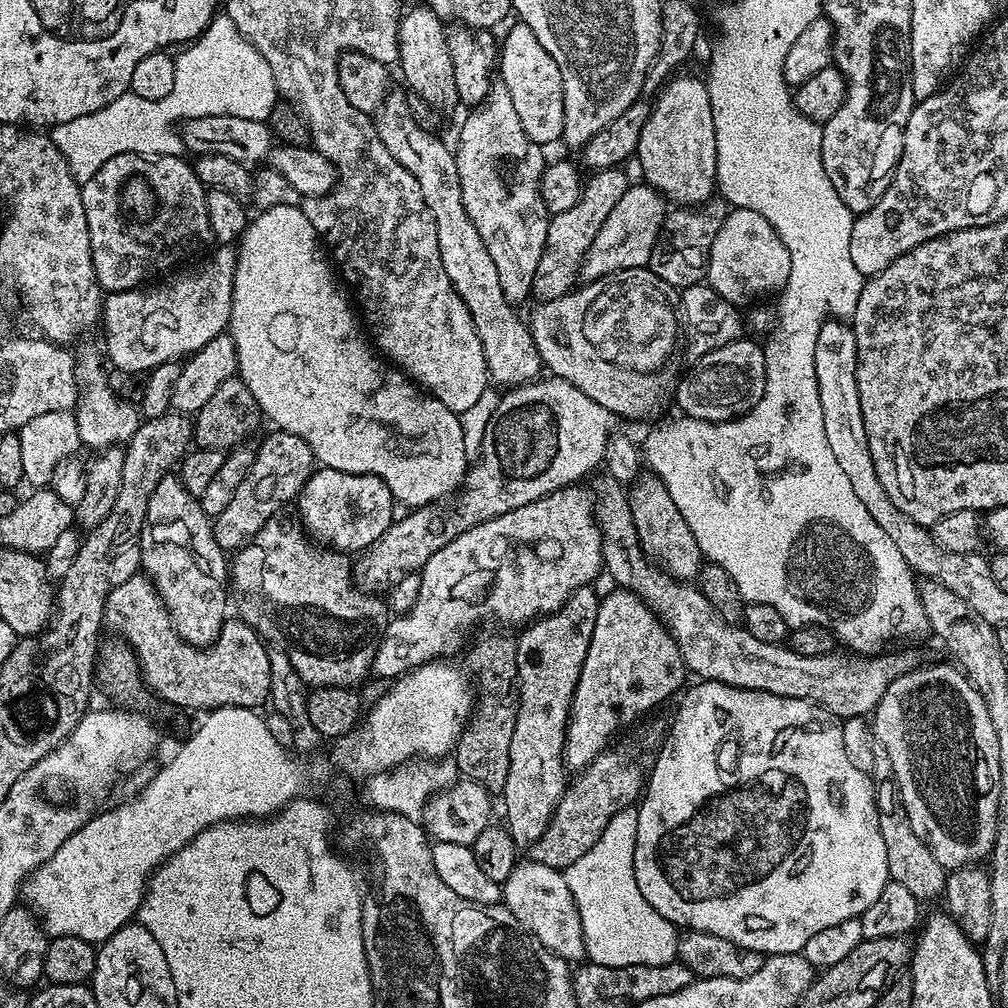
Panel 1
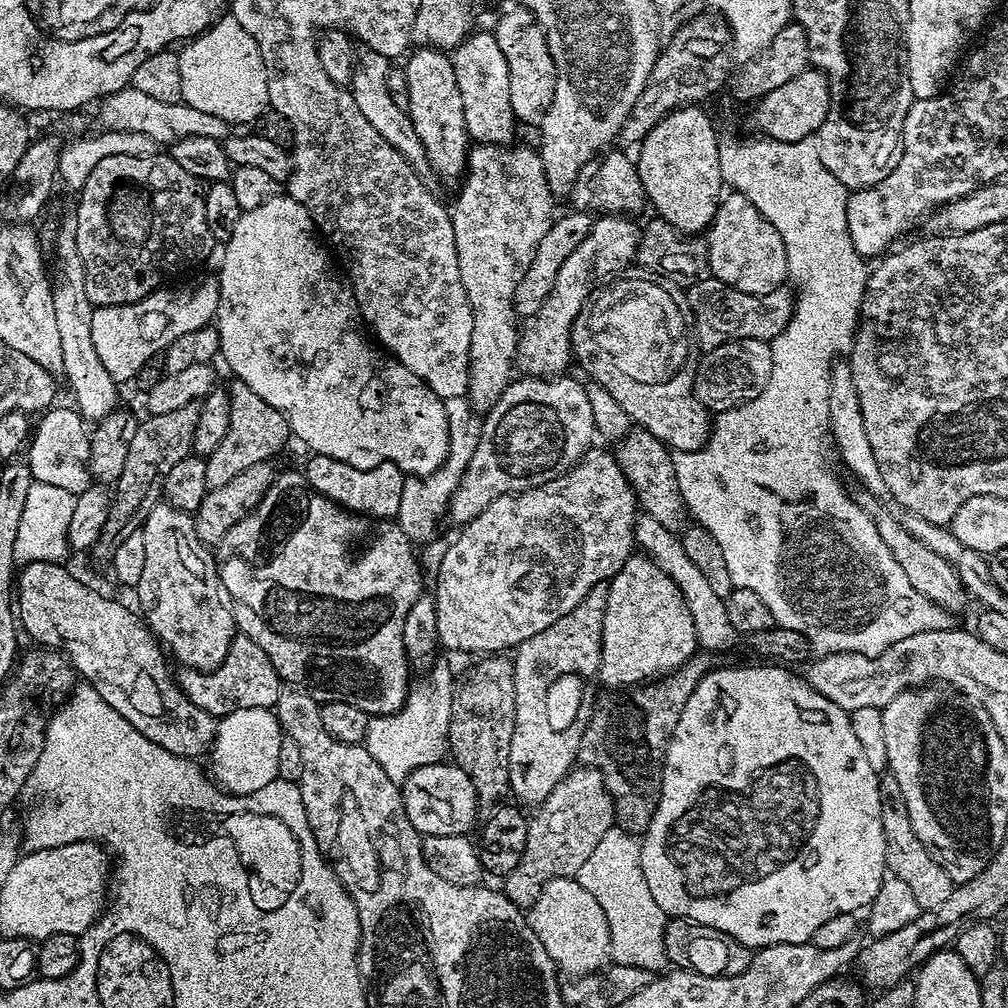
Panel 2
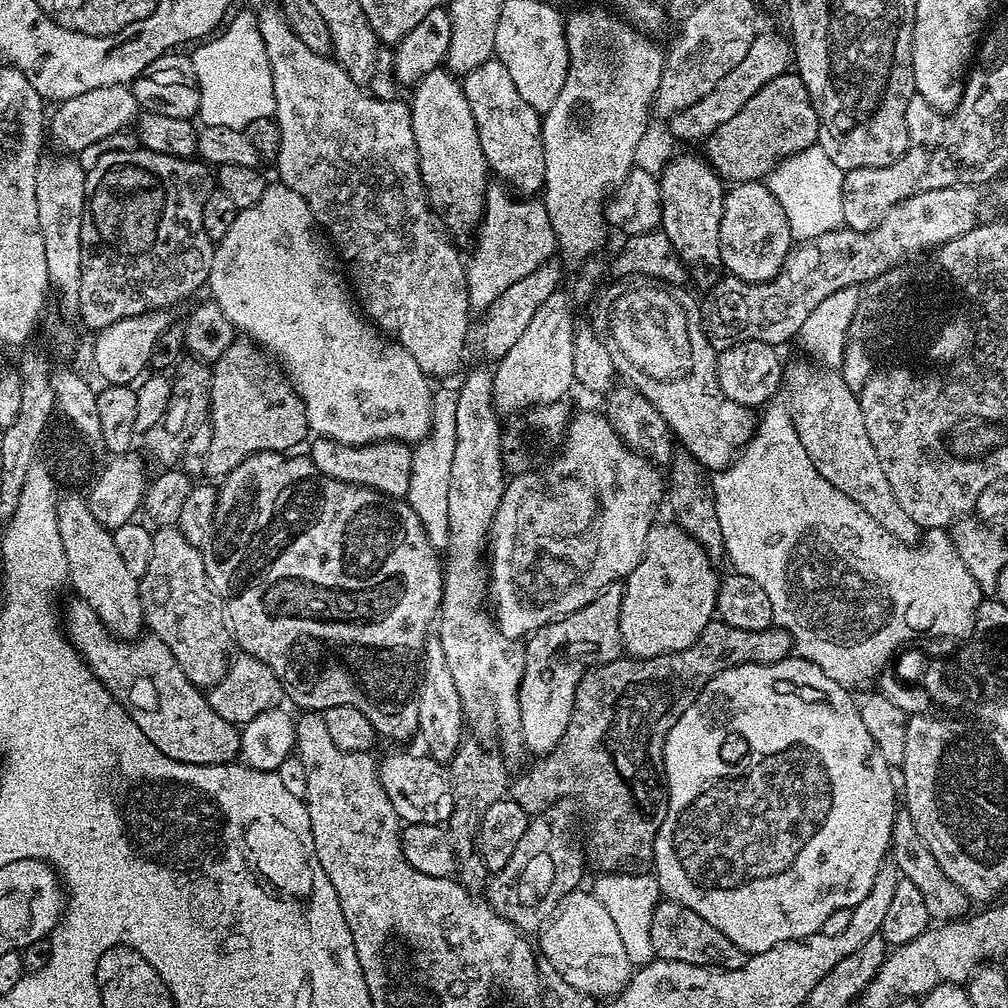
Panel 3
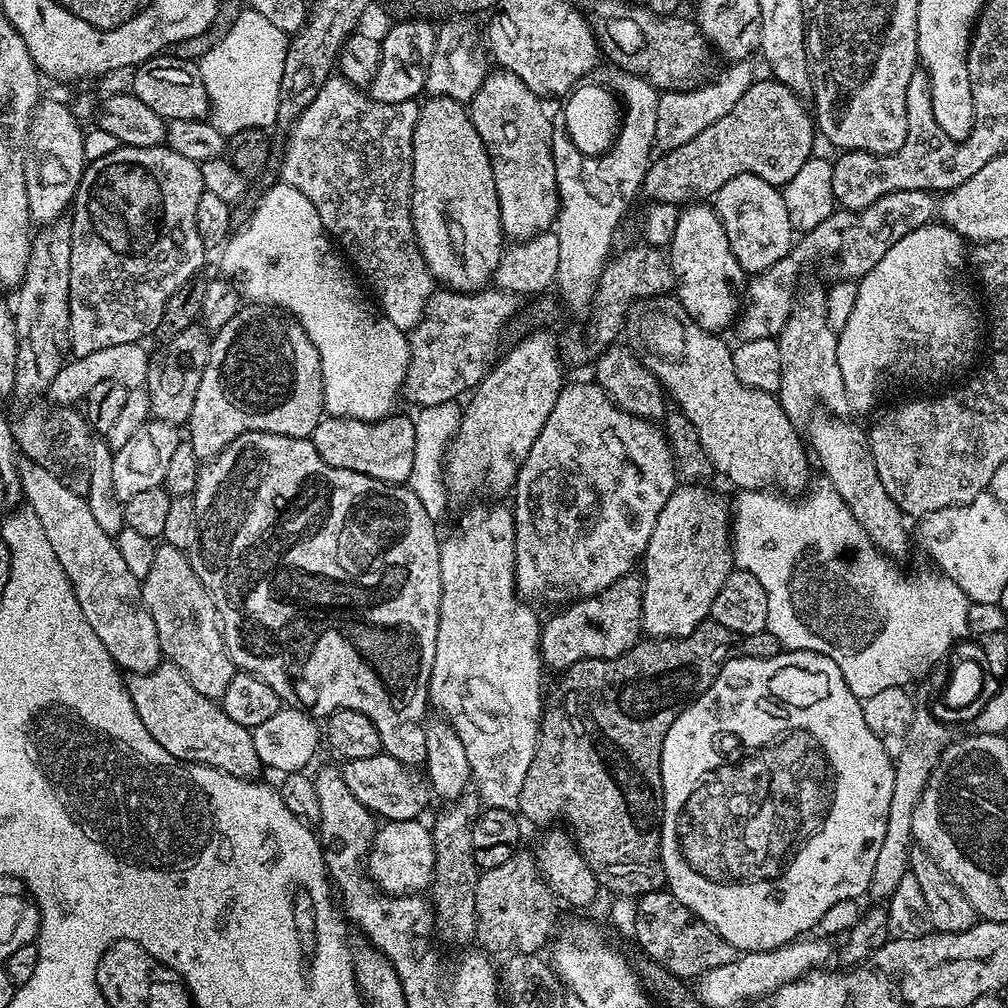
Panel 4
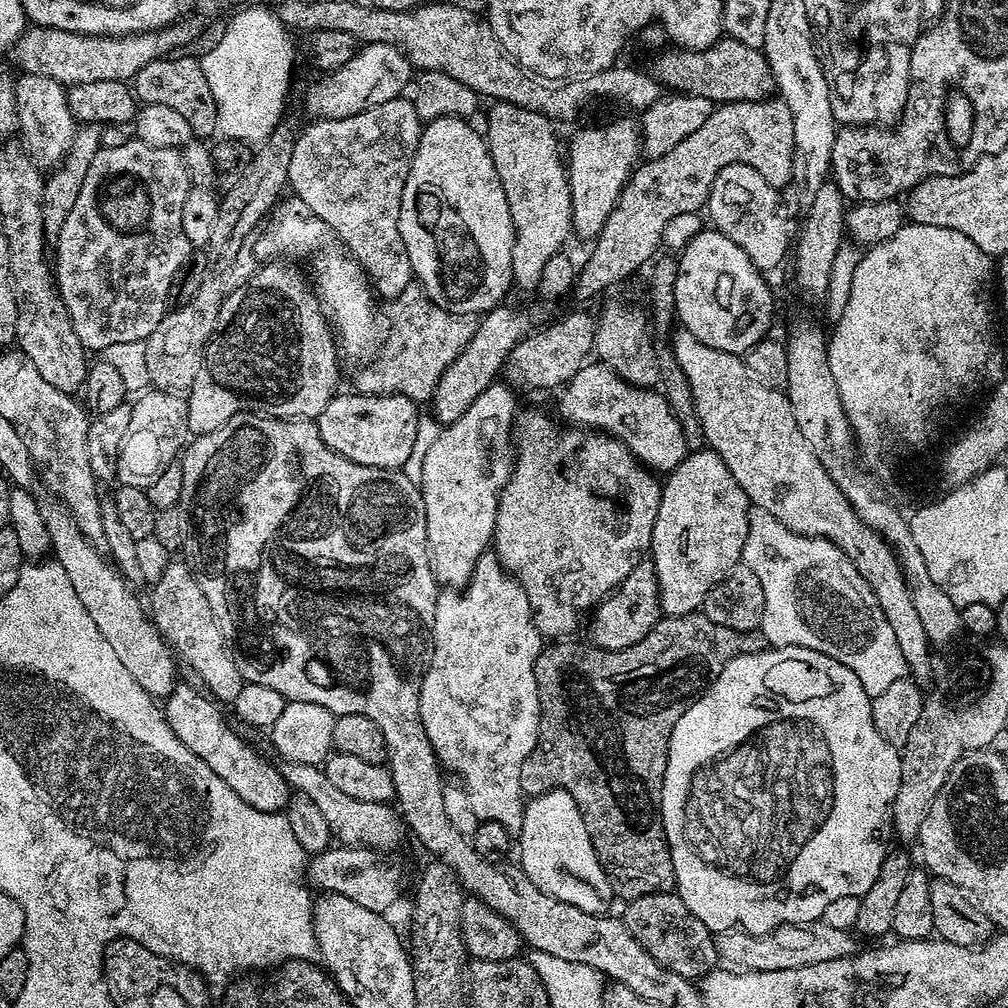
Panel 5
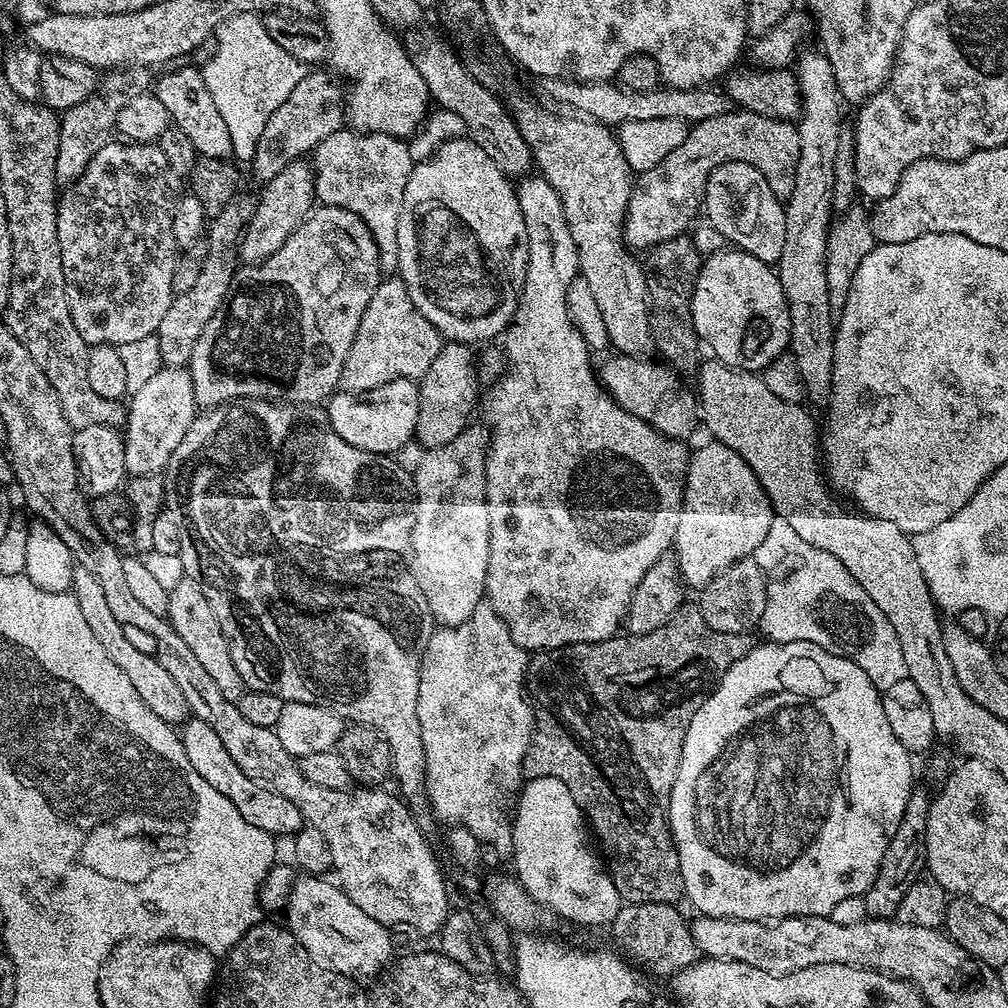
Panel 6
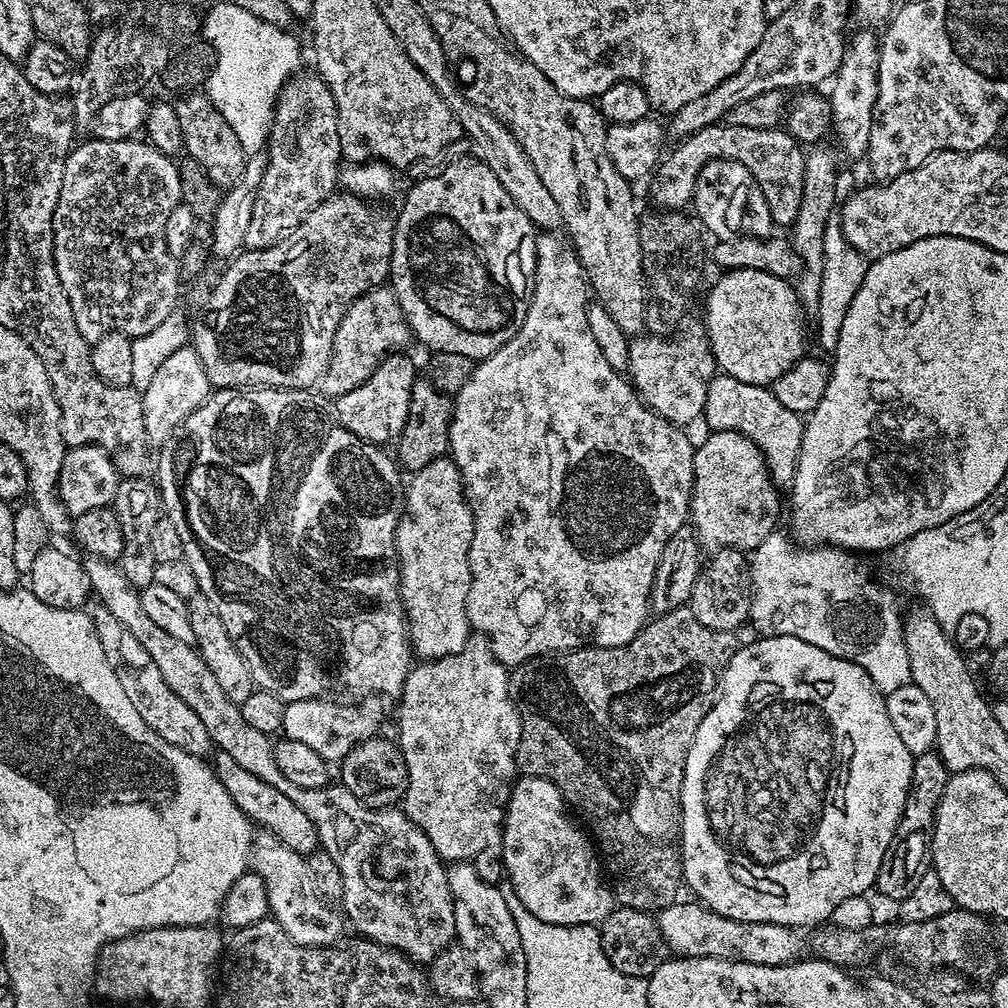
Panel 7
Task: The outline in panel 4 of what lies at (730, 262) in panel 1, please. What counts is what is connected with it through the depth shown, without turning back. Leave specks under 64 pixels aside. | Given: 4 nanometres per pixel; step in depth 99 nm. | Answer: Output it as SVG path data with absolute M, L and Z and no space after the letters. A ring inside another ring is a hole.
M738 174L738 178L730 178L726 186L718 189L714 207L726 230L730 250L734 250L734 258L738 258L745 273L764 272L774 266L774 262L791 253L794 247L794 229L786 210L784 193L777 185L762 182L762 178L754 174Z

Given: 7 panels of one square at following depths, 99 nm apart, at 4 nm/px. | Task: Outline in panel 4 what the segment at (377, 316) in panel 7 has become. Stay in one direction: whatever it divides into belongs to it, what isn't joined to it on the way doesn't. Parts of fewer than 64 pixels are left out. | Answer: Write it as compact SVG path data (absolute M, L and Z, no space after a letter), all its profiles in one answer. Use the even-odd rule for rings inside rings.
M440 290L428 301L424 316L407 333L410 362L402 389L403 399L420 408L438 402L459 401L464 391L475 389L497 359L496 339L517 315L516 300L508 290L453 292Z

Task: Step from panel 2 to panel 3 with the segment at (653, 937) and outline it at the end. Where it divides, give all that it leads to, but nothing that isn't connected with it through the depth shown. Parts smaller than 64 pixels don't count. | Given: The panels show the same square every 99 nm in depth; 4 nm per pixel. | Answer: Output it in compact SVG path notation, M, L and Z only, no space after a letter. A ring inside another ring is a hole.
M647 871L606 872L597 875L594 894L602 906L606 906L606 914L614 918L614 926L618 926L618 934L622 934L622 946L626 946L626 958L634 966L649 964L654 958L650 942L650 922L654 918L654 910L662 899L662 893L655 875Z

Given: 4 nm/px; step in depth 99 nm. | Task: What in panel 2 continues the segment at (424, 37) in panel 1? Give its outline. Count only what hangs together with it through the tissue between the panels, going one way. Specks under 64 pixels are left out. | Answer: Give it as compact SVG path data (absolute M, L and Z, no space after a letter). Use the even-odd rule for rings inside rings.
M424 50L421 56L416 56L408 64L408 104L406 100L406 111L409 118L412 119L412 125L414 130L418 134L418 138L422 142L422 146L426 150L426 158L428 159L429 169L433 173L437 172L444 180L456 180L459 181L461 177L465 175L468 166L468 153L470 151L470 137L466 128L466 114L462 110L462 94L458 90L458 78L454 74L454 66L452 65L451 59L443 51L440 50Z

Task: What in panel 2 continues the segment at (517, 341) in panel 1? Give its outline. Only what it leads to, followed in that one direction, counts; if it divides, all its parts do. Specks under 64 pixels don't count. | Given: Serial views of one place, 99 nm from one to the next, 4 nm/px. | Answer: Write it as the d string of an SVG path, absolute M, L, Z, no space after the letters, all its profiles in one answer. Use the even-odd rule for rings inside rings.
M371 50L363 51L357 66L353 69L350 96L358 106L358 110L362 114L366 114L366 122L370 122L370 126L374 126L374 130L378 130L378 134L382 134L384 141L398 149L408 159L414 171L424 178L430 172L426 150L414 130L412 119L402 107L401 101L399 104L392 97L391 90L388 89L390 66L392 64L388 58Z

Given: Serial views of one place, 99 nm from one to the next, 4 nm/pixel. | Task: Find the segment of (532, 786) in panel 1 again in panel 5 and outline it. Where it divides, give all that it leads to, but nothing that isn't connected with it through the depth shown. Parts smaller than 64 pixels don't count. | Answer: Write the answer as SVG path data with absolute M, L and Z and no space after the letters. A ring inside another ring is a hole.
M645 558L622 578L622 582L611 594L591 609L587 639L598 648L606 650L626 650L626 646L634 646L634 642L642 642L652 627L662 619L660 610L660 591L658 590L658 574L654 570L651 558Z

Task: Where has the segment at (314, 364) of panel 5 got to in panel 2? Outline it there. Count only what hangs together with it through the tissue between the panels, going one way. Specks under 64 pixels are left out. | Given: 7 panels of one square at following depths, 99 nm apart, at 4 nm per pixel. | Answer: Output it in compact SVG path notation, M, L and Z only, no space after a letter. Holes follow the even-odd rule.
M240 382L228 396L230 406L230 424L226 430L226 436L222 438L220 445L204 460L206 466L206 482L209 488L226 486L230 481L243 477L255 464L276 456L284 448L284 443L290 440L288 420L284 413L268 403L247 383Z

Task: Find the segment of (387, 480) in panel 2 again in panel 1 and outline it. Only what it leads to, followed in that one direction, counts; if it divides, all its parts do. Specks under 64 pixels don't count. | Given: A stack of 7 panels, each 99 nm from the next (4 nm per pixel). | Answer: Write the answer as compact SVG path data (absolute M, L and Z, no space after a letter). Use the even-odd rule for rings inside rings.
M323 466L317 467L308 481L304 483L304 488L300 491L298 497L299 504L300 516L298 515L298 520L305 533L317 545L333 552L345 554L363 553L374 541L382 538L382 534L386 534L386 530L394 519L394 513L392 513L394 501L390 494L390 486L386 486L386 482L382 482L382 478L370 474L350 474Z

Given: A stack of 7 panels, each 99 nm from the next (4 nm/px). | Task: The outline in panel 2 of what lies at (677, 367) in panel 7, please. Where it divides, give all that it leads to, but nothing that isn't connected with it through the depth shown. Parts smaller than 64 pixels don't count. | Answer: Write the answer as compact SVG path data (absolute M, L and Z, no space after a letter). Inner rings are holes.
M589 447L584 455L568 469L554 477L550 482L540 484L537 488L528 488L524 492L513 492L511 496L499 496L482 514L478 514L469 524L459 529L460 537L449 546L440 560L440 569L436 572L436 632L435 639L441 648L453 648L456 652L490 652L486 654L500 654L503 648L515 649L526 638L534 638L534 634L542 634L546 626L554 626L562 614L570 614L594 586L611 581L613 576L622 570L622 566L634 552L636 538L636 521L638 519L638 501L636 492L632 488L627 474L620 468L619 459L612 456L604 448Z

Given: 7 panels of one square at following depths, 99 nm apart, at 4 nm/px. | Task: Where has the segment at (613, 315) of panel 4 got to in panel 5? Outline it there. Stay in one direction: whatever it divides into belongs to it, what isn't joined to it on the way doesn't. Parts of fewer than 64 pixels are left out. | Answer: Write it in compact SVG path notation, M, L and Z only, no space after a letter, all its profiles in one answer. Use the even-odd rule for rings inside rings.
M572 312L561 324L533 331L508 354L502 369L503 383L525 384L528 388L556 388L568 383L582 366L589 363L596 342L597 321L588 312Z

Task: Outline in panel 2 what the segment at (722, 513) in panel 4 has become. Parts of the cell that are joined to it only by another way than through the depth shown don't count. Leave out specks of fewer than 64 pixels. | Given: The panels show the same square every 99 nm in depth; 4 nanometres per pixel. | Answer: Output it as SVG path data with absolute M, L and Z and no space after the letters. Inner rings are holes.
M644 554L629 556L622 570L618 570L618 574L613 576L608 584L608 602L602 640L598 676L612 688L618 687L619 684L636 686L641 682L651 681L657 674L667 674L673 668L679 668L698 652L694 618L680 592L680 585Z

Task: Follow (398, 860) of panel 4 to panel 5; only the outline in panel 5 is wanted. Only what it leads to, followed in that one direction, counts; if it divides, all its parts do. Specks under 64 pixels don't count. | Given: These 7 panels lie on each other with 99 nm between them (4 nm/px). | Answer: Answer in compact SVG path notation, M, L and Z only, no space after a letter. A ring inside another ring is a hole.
M329 846L307 861L306 880L313 889L337 892L358 902L358 906L366 906L366 910L384 914L400 896L400 868L384 856L387 855L367 846Z

